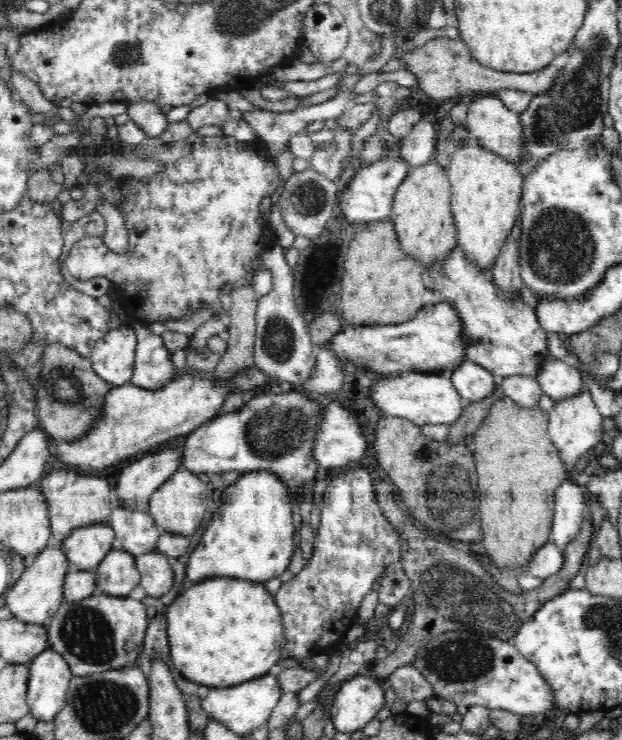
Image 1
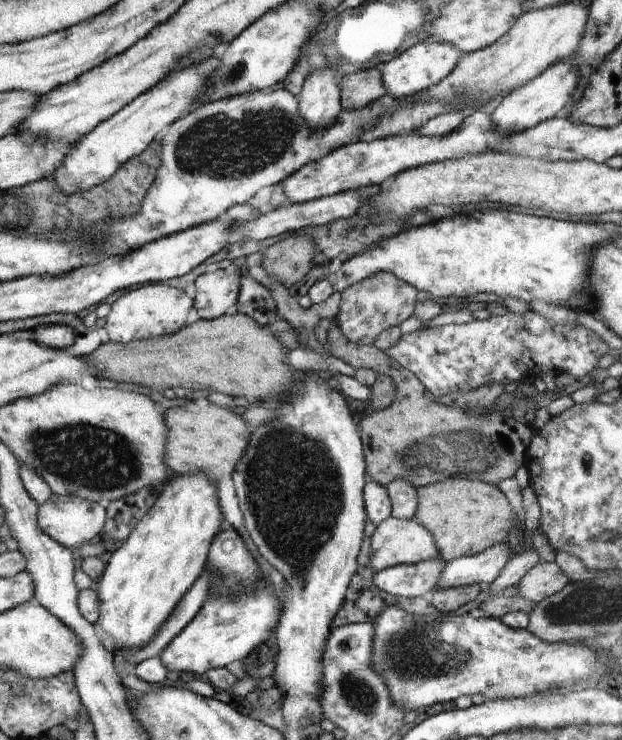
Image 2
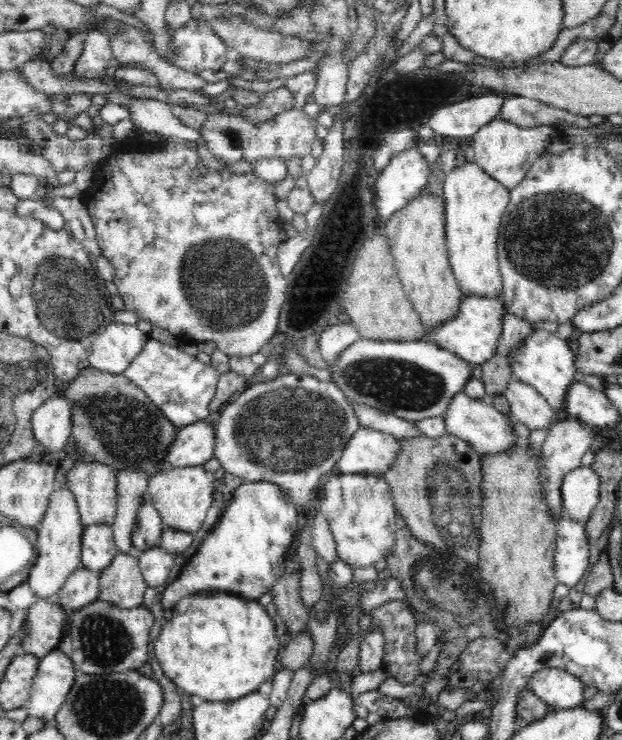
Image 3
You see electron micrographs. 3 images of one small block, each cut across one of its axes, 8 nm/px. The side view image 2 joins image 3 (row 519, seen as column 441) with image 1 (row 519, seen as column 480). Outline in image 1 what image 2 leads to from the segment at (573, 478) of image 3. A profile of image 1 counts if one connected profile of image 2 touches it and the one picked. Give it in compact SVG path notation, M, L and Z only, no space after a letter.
M567 478L554 492L552 534L549 541L562 553L579 536L586 520L588 506L585 502L584 487Z

